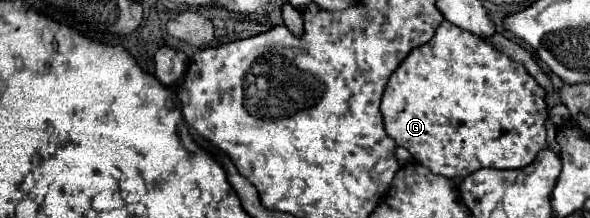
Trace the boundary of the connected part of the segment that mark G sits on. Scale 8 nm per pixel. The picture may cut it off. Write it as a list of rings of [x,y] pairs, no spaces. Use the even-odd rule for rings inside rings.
[[[442,21],[434,37],[416,49],[402,61],[388,81],[382,97],[382,115],[386,133],[424,167],[436,175],[450,179],[464,179],[466,175],[482,169],[522,169],[530,165],[546,145],[546,91],[536,83],[528,69],[496,47],[492,47],[480,35],[454,27]]]

